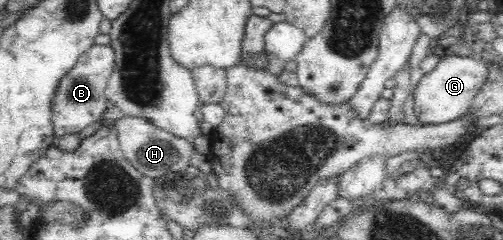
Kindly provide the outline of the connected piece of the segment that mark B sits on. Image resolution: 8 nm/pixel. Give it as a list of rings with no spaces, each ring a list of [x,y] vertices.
[[[93,44],[80,56],[76,66],[61,78],[56,94],[52,98],[52,123],[55,138],[66,133],[79,133],[83,128],[102,117],[108,106],[105,88],[115,66],[114,47],[112,45]]]

